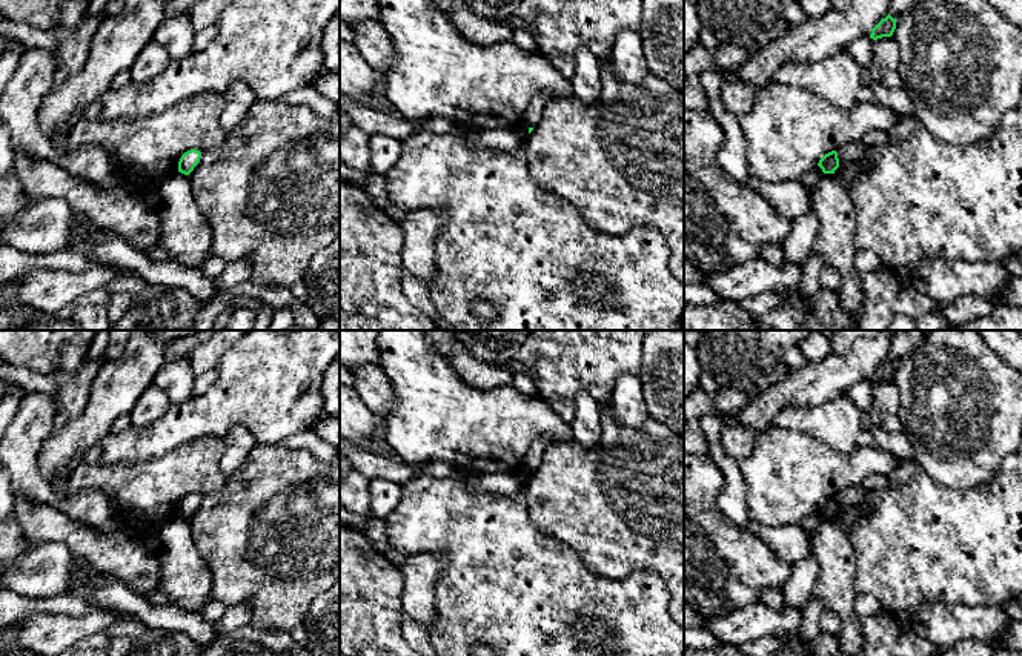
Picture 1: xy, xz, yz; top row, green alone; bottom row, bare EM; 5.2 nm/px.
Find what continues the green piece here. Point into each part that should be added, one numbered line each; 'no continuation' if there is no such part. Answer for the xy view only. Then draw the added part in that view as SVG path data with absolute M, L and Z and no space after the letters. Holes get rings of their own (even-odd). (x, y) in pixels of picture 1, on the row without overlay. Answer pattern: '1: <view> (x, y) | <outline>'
no continuation

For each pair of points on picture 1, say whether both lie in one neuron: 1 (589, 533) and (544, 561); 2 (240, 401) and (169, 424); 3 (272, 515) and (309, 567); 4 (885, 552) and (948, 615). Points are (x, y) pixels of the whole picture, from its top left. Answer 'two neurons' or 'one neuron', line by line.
1: two neurons
2: one neuron
3: one neuron
4: two neurons

